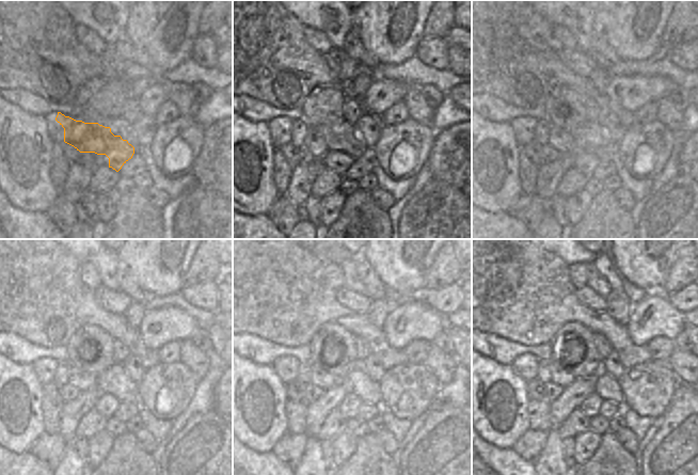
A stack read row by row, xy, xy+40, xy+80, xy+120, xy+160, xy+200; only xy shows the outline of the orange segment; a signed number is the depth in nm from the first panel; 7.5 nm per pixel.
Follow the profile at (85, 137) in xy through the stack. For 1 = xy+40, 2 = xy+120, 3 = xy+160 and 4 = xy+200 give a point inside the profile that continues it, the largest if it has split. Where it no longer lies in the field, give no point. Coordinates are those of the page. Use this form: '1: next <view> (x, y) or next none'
1: next xy+40 (344, 137)
2: next xy+120 (114, 380)
3: next xy+160 (358, 382)
4: next xy+200 (607, 388)

